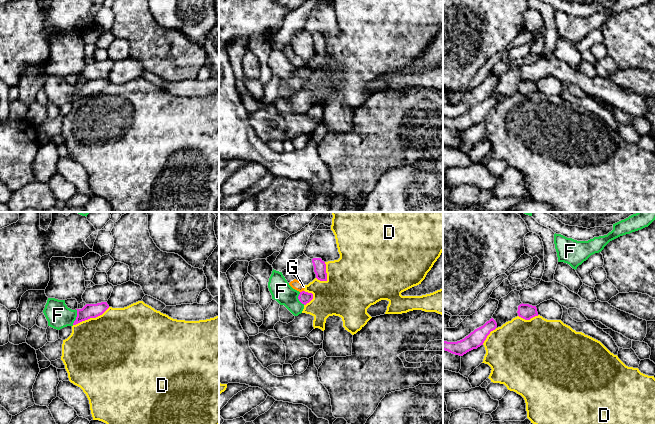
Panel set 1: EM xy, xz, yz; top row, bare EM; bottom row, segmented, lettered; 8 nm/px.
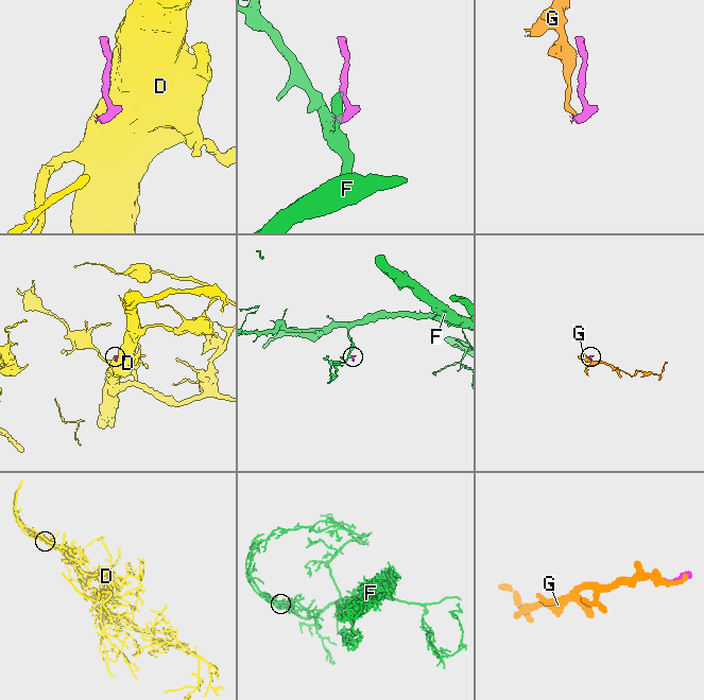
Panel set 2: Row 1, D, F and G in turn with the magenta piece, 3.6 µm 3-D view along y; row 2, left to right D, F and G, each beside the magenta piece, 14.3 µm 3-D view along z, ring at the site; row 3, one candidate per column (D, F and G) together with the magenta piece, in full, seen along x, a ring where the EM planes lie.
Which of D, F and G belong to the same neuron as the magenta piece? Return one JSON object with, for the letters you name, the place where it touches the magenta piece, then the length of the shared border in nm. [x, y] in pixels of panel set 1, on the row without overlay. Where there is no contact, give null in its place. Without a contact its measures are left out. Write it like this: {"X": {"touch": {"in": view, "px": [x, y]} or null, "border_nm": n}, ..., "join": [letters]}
{"F": {"touch": {"in": "xy", "px": [76, 93]}, "border_nm": 130}, "join": ["F"]}

